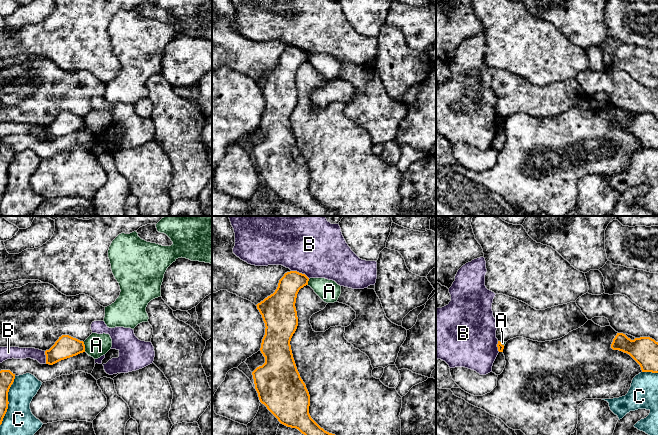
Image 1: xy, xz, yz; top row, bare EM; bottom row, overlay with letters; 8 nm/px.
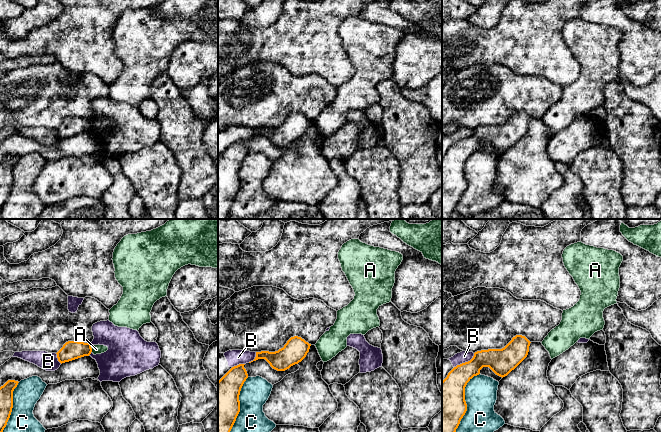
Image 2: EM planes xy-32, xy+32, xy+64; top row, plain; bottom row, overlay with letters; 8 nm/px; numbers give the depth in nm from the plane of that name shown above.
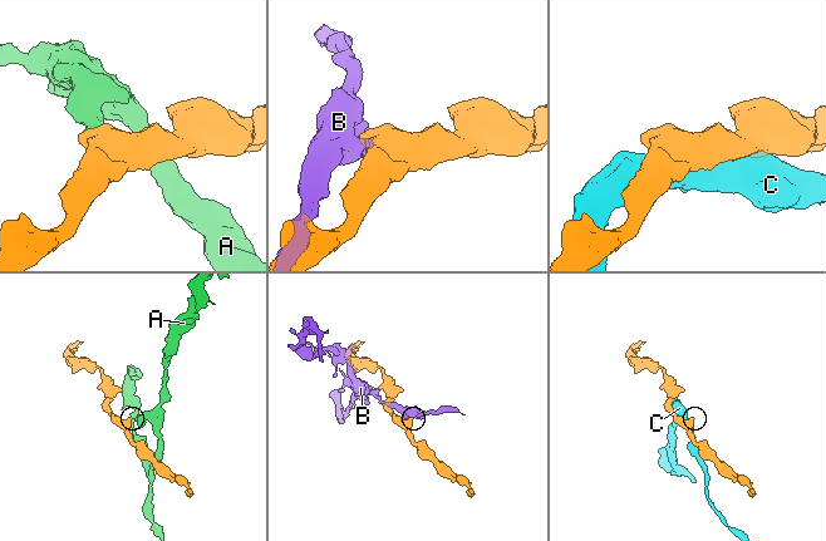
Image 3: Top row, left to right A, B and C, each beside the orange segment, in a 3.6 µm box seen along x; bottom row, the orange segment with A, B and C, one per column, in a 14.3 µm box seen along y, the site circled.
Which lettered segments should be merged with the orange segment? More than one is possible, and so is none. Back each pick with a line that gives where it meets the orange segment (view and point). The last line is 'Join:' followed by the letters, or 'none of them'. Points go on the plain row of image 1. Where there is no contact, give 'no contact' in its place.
Join: none of them

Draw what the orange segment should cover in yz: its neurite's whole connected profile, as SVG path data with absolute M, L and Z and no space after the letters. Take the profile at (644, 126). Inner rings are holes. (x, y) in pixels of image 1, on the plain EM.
M617 109L611 120L613 126L629 130L641 143L642 148L658 149L658 118L650 113L631 116Z

